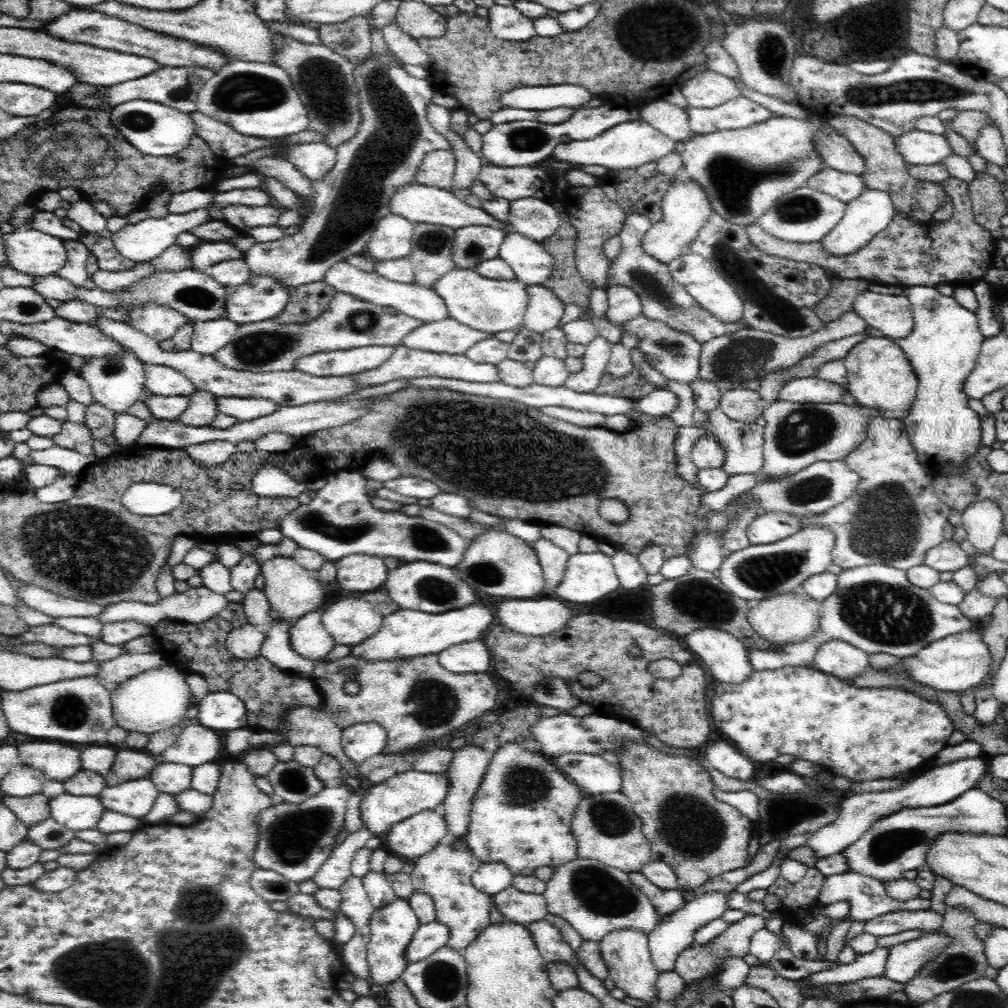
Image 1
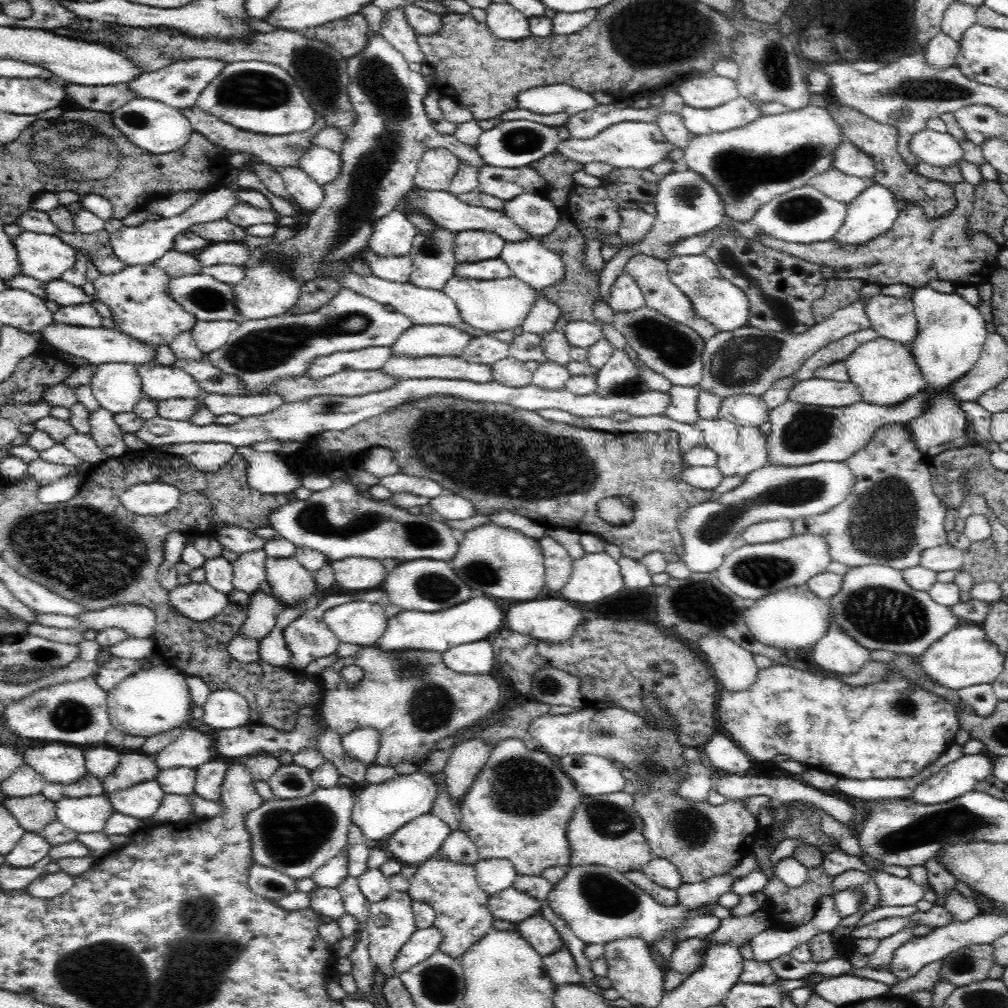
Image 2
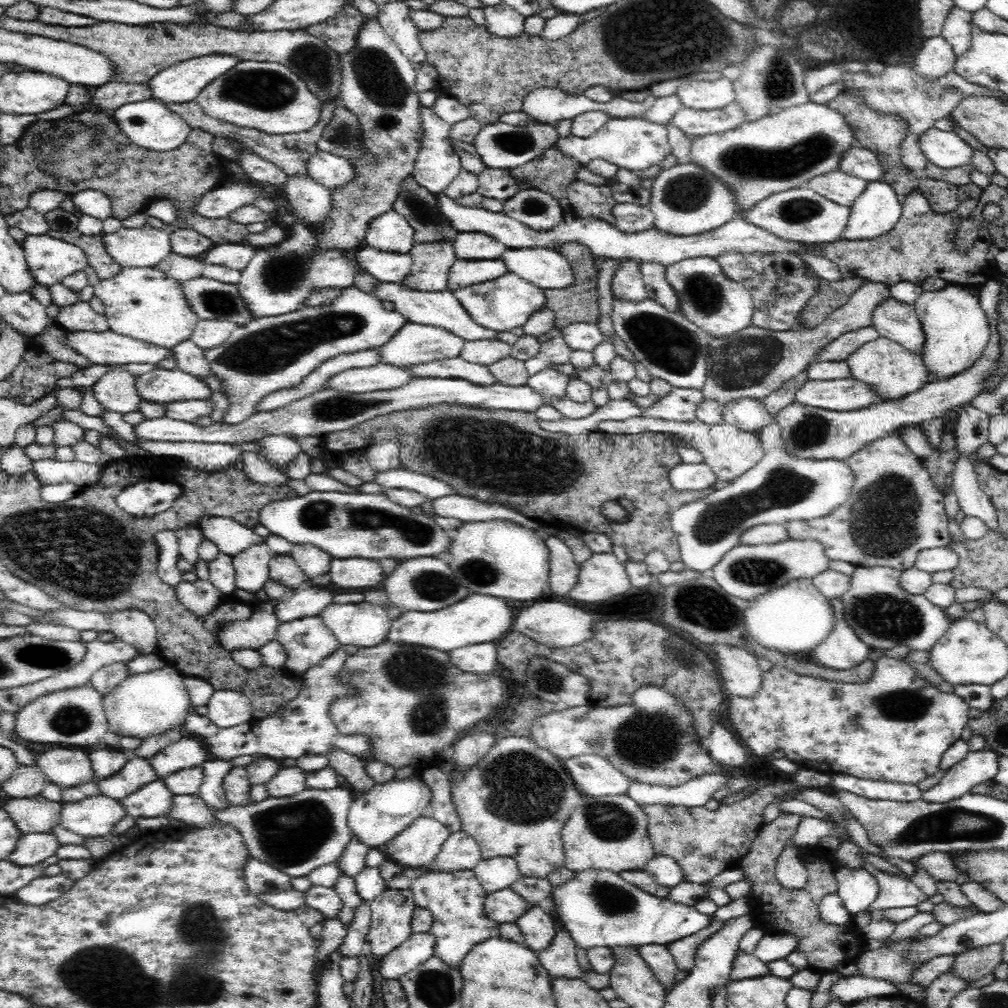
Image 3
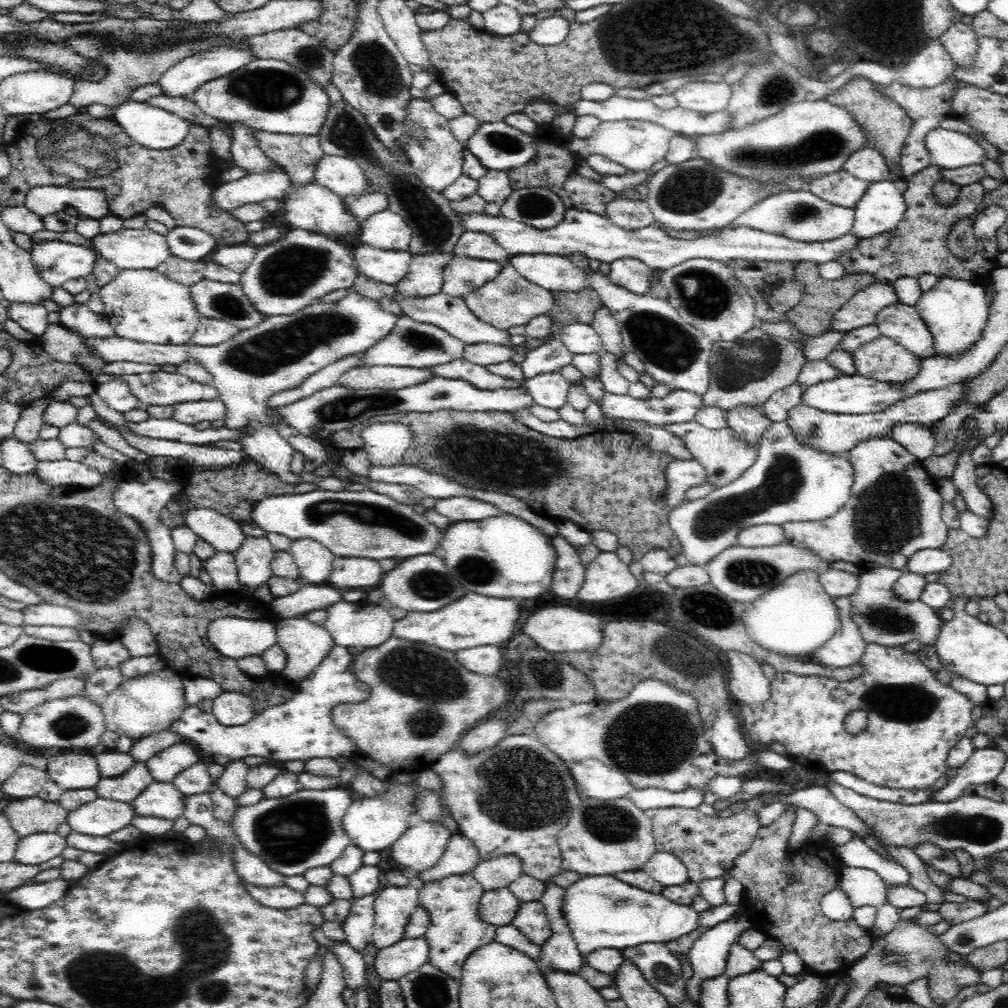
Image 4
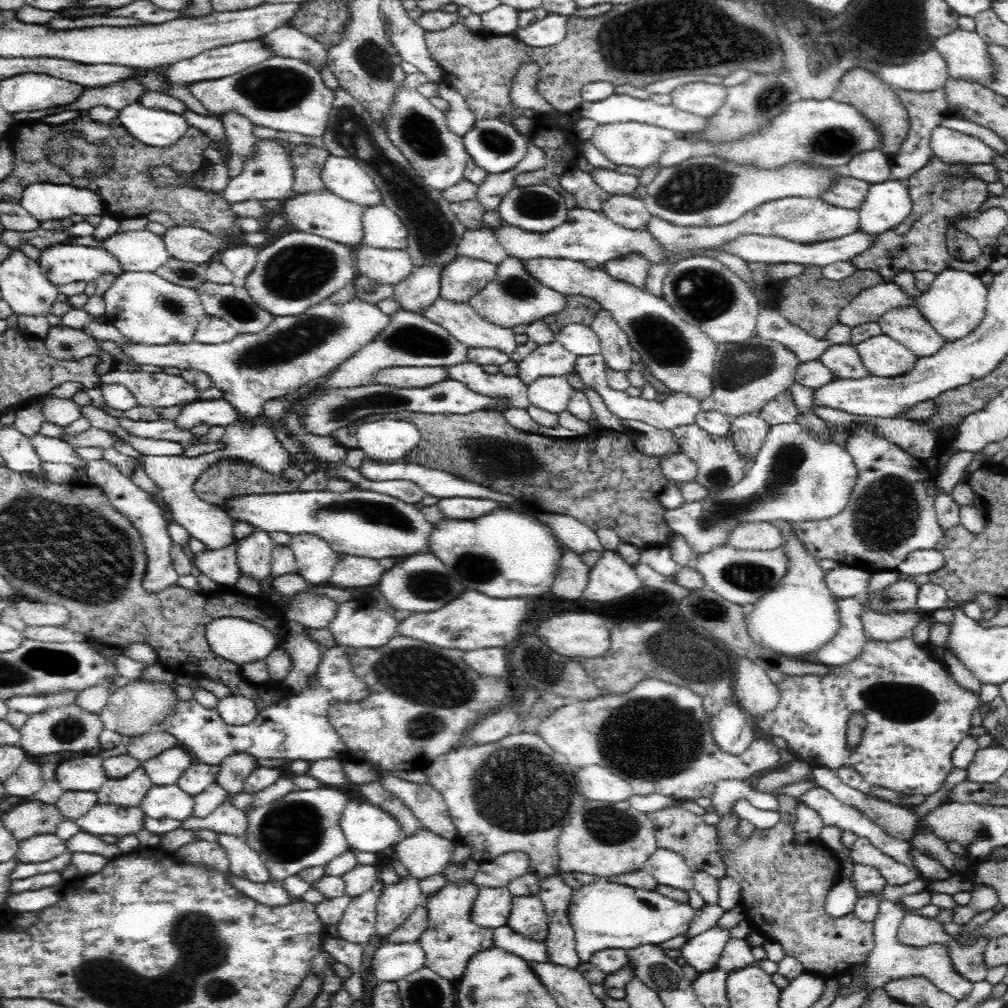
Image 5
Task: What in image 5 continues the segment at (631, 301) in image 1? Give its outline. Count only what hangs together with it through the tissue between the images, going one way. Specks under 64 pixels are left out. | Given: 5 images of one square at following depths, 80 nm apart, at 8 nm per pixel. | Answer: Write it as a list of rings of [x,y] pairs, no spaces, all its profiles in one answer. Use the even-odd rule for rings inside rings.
[[[630,252],[619,259],[605,262],[605,271],[616,280],[623,280],[642,289],[648,276],[649,260],[639,252]]]

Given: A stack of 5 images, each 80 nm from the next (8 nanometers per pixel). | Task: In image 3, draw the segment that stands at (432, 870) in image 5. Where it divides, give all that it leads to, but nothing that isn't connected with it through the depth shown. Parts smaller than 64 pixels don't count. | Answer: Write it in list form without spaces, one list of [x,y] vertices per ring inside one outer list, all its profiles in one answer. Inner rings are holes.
[[[418,817],[387,844],[388,854],[404,868],[424,868],[435,861],[450,835],[435,818]]]

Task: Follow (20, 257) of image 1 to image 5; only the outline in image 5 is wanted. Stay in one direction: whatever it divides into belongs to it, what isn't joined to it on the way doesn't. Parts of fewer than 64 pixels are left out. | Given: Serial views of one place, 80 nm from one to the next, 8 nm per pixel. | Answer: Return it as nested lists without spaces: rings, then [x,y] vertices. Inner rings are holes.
[[[60,243],[41,252],[40,268],[56,287],[78,281],[88,284],[102,275],[118,278],[124,272],[115,256],[97,246]]]

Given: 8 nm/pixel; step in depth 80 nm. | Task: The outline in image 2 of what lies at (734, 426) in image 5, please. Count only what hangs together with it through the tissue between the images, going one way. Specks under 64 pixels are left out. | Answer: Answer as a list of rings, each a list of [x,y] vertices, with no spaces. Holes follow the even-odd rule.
[[[737,394],[723,398],[719,416],[736,425],[756,425],[769,422],[769,408],[761,396]]]

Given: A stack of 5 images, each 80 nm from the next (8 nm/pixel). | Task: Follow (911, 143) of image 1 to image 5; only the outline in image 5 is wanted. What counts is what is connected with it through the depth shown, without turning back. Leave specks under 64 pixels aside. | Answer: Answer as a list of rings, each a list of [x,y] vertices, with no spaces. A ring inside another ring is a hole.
[[[941,124],[932,131],[931,141],[933,155],[944,163],[994,164],[998,154],[979,138]]]

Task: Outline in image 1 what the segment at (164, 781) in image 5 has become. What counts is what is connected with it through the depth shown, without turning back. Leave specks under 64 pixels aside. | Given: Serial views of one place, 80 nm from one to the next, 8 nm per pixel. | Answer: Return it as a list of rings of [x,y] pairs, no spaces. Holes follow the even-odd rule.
[[[198,724],[183,726],[180,736],[172,746],[168,746],[158,762],[185,764],[196,768],[206,762],[213,762],[222,747],[222,733]]]

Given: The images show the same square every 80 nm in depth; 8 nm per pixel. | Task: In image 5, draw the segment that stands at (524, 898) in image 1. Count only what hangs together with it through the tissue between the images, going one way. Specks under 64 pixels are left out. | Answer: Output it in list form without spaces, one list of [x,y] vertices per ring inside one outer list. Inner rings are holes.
[[[476,886],[470,921],[480,928],[493,929],[506,925],[513,894],[507,886]]]

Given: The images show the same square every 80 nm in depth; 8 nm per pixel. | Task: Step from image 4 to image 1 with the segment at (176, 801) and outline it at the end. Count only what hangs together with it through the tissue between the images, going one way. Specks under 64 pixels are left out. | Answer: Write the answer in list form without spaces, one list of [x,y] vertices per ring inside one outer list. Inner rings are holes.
[[[143,778],[105,786],[98,797],[107,810],[141,819],[150,812],[160,793],[151,779]]]

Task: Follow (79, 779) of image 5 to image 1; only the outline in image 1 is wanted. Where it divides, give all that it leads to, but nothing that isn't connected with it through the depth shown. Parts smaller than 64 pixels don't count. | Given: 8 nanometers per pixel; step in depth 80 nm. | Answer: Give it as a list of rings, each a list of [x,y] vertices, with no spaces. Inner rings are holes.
[[[57,741],[15,742],[20,762],[44,773],[45,780],[66,782],[82,769],[81,747]]]

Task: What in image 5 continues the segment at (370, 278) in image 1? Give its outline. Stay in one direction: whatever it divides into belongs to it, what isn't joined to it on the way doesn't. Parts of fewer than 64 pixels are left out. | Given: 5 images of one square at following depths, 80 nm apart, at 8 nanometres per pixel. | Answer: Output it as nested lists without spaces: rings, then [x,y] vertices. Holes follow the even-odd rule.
[[[439,297],[435,300],[434,304],[431,304],[425,311],[422,311],[421,315],[429,318],[437,325],[446,328],[456,340],[465,344],[469,349],[486,347],[487,349],[502,351],[509,356],[519,346],[514,339],[516,333],[511,328],[504,328],[498,324],[492,324],[491,321],[480,316],[474,310],[474,307],[470,306],[470,303],[452,303]]]

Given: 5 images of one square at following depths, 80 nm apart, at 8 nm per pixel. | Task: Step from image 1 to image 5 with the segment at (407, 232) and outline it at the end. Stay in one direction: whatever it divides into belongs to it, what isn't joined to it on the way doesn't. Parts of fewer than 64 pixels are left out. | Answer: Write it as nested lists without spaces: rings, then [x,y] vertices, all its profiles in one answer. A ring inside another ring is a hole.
[[[384,203],[366,207],[361,221],[364,244],[382,250],[404,250],[407,247],[407,228]]]

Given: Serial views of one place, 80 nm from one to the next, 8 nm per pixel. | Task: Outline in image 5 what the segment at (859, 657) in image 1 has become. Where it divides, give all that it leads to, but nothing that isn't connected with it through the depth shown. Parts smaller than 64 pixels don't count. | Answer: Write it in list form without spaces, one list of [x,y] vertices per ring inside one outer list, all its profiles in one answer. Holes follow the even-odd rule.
[[[850,597],[837,599],[840,629],[838,633],[814,654],[818,654],[820,664],[842,666],[854,660],[864,648],[868,638],[864,635],[863,599]]]

